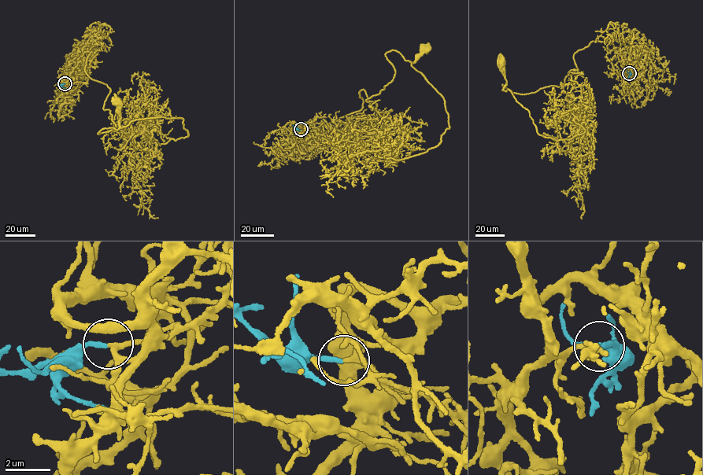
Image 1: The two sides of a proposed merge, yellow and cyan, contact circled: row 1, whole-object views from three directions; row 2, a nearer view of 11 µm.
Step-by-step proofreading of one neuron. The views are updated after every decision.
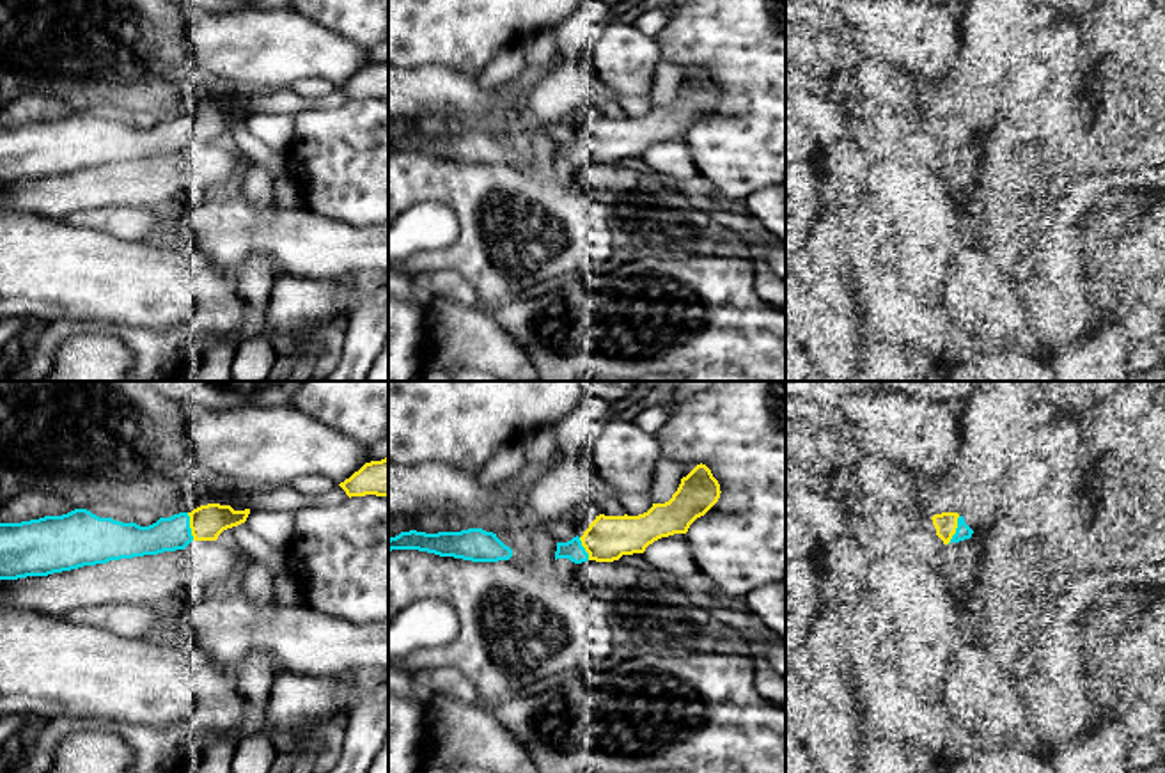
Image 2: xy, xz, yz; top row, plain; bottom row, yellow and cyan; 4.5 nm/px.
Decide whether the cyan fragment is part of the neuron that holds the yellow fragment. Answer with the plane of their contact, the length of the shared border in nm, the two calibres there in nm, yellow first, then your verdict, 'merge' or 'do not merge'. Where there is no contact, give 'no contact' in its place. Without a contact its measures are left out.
xy | 130 nm | 160/160 nm | merge

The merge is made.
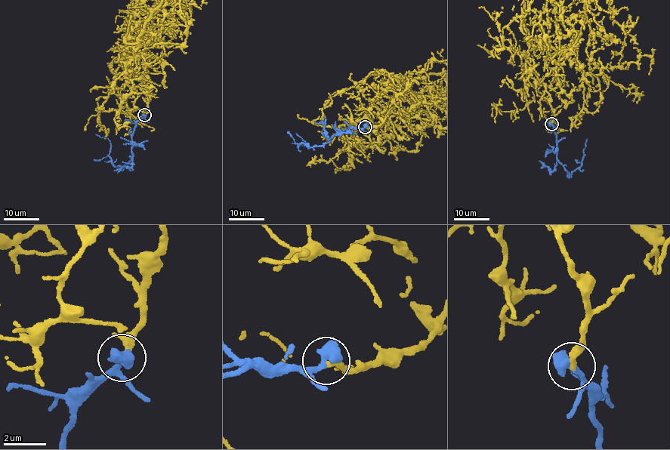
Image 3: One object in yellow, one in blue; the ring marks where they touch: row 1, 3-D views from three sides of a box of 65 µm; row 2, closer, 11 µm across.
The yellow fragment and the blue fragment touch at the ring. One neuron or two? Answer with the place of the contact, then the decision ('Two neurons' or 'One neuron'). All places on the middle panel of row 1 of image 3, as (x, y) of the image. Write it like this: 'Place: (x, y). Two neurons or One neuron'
Place: (365, 127). One neuron

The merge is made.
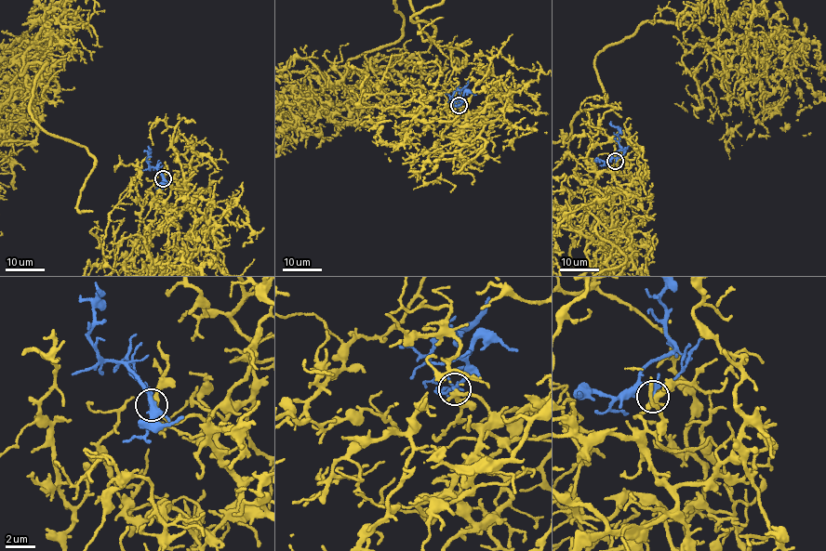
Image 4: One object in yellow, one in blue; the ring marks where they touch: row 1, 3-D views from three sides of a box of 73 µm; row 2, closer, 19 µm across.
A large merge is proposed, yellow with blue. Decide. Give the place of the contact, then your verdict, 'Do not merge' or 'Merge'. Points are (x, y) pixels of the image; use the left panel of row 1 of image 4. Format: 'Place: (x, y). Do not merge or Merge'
Place: (163, 178). Merge

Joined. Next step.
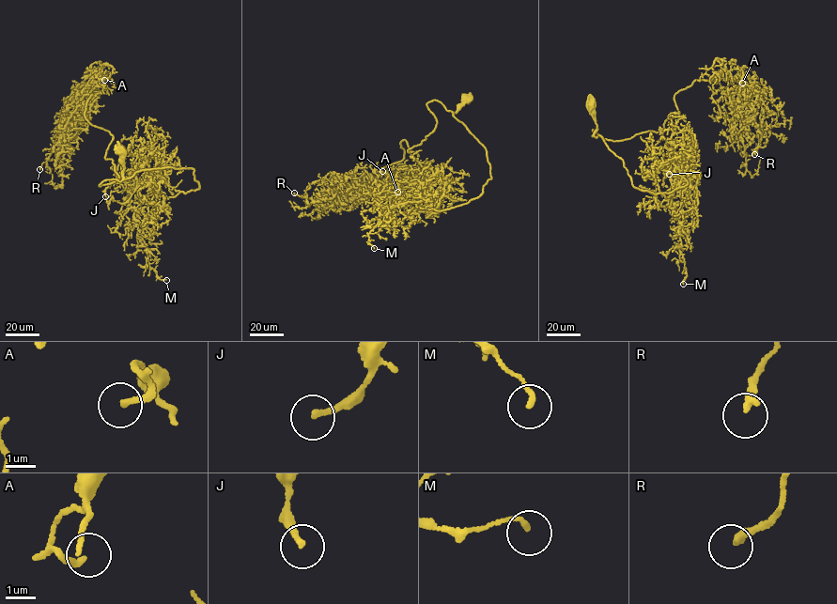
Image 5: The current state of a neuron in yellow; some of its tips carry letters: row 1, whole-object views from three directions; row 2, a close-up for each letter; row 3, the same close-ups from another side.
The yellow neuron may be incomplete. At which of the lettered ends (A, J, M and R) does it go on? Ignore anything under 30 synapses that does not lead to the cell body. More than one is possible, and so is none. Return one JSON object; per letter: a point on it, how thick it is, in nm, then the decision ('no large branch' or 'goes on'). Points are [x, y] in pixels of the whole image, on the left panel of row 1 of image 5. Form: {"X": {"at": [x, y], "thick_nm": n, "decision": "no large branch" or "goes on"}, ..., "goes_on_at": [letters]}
{"A": {"at": [104, 80], "thick_nm": 200, "decision": "no large branch"}, "J": {"at": [105, 196], "thick_nm": 190, "decision": "no large branch"}, "M": {"at": [166, 280], "thick_nm": 160, "decision": "no large branch"}, "R": {"at": [39, 169], "thick_nm": 240, "decision": "no large branch"}, "goes_on_at": []}

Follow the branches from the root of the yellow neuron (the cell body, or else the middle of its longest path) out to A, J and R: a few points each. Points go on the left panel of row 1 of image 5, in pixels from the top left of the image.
A: (120, 149), (123, 179), (100, 186), (119, 178), (113, 138), (81, 100), (104, 80)
J: (120, 149), (126, 178), (190, 167), (199, 188), (158, 195), (147, 182), (120, 176), (105, 196)
R: (120, 149), (123, 179), (100, 186), (119, 178), (113, 138), (85, 95), (39, 169)

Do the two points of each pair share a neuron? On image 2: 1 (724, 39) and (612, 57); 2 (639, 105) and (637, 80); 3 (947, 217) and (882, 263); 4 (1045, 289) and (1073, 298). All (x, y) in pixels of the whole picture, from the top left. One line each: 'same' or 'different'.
1: different
2: different
3: different
4: different

